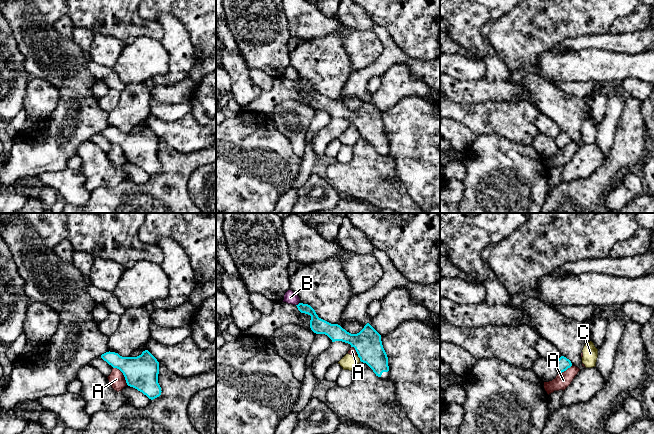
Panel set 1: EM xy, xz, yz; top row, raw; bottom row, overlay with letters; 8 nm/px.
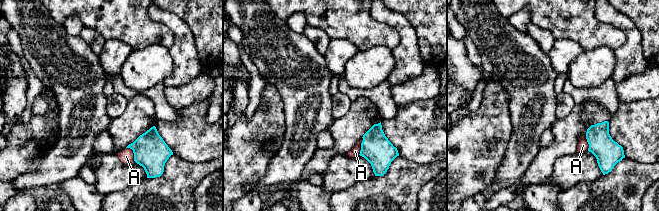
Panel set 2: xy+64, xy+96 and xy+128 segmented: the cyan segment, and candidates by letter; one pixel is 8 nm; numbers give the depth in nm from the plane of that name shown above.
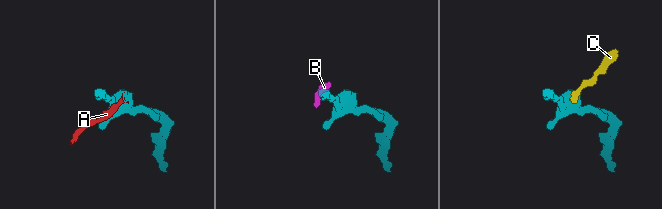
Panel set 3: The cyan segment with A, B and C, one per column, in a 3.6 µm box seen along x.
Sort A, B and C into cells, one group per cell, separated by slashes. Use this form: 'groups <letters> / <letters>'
groups A C / B

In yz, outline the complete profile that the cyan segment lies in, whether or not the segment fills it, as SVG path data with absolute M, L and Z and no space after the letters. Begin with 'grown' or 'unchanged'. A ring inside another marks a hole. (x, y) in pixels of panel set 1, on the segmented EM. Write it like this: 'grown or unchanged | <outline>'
unchanged | M561 356L555 362L555 367L556 367L558 373L562 373L562 372L566 371L571 366L572 366L571 361L564 356Z

